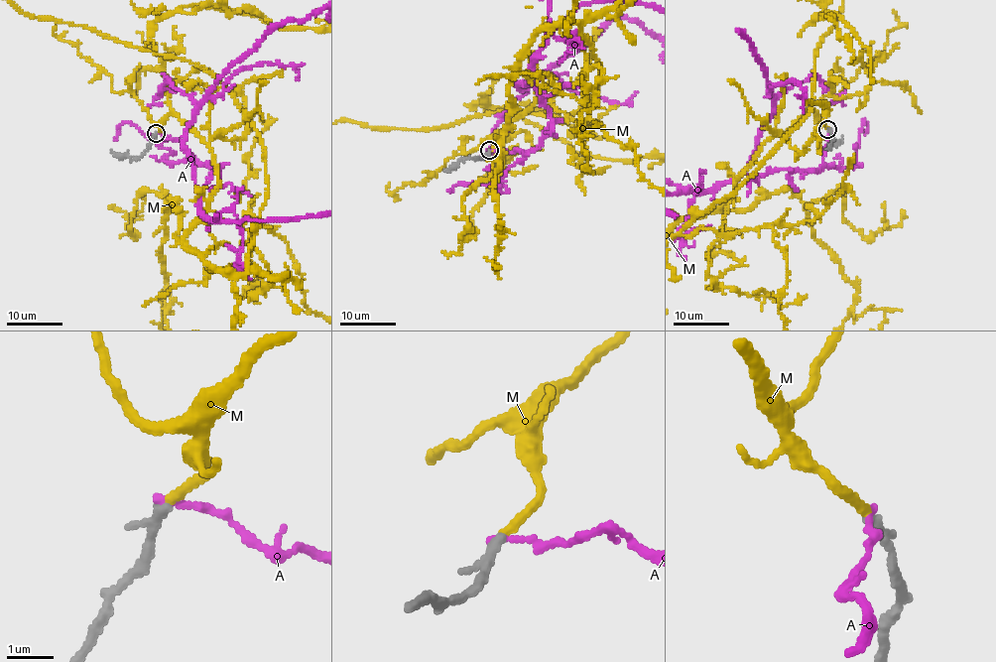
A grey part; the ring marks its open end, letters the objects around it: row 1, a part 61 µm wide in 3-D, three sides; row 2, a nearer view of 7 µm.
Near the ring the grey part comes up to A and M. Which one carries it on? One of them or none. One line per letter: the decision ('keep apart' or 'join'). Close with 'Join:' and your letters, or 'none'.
A: keep apart
M: join
Join: M

